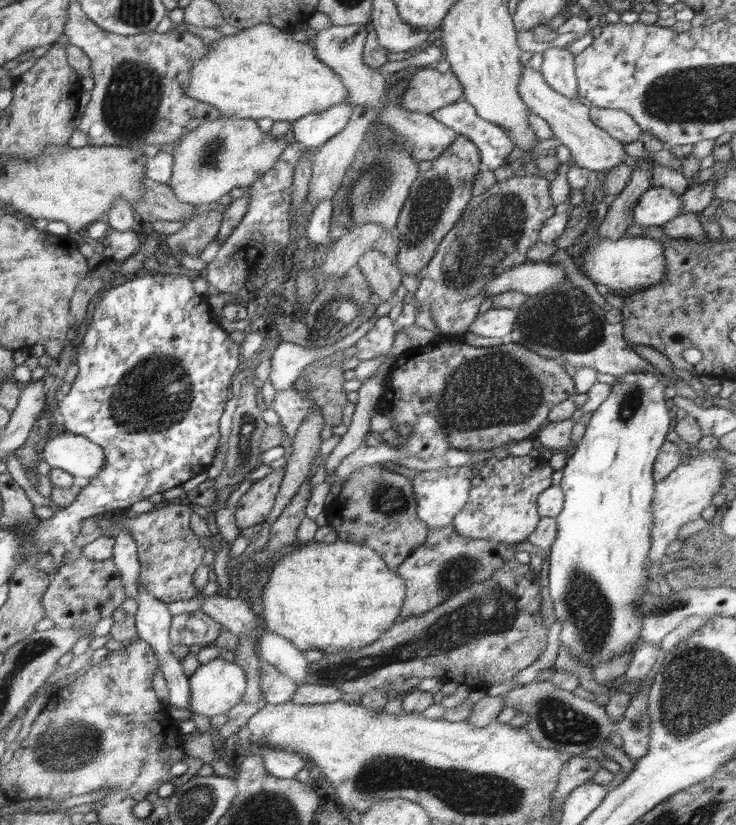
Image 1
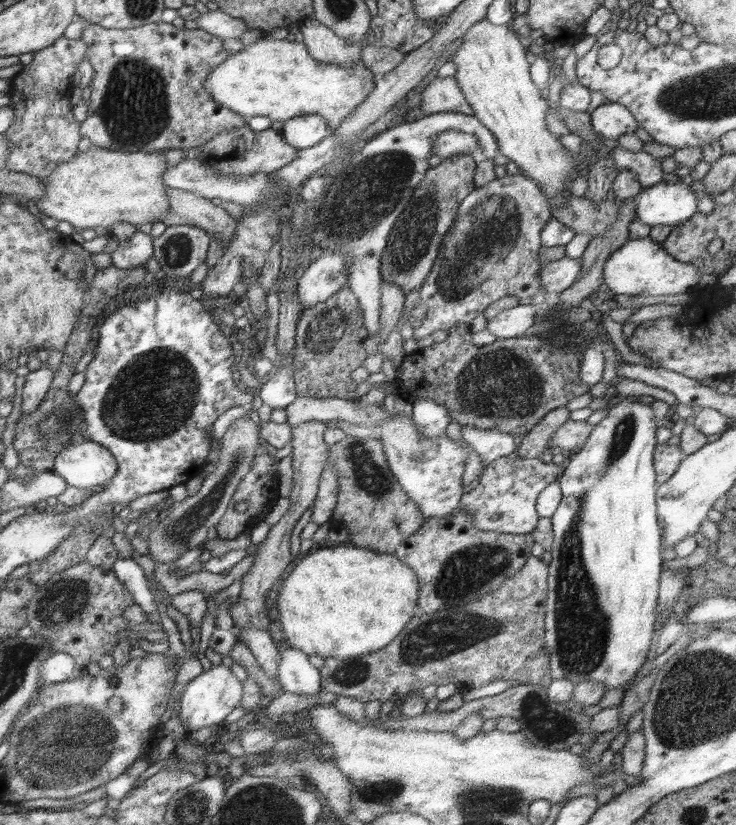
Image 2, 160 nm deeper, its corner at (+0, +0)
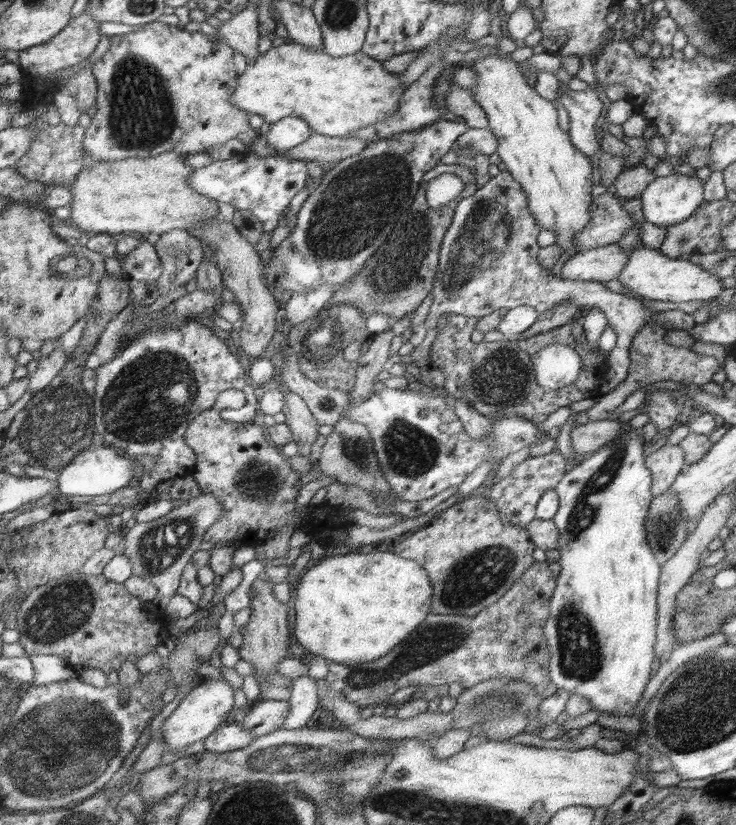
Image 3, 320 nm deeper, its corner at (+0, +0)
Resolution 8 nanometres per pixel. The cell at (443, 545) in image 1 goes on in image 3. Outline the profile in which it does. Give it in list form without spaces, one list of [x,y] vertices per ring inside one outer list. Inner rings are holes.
[[[473,495],[462,503],[436,514],[424,527],[412,531],[411,536],[396,544],[393,554],[418,562],[427,571],[431,580],[433,614],[474,617],[480,610],[502,598],[502,595],[510,590],[526,569],[530,569],[535,562],[533,552],[536,549],[525,528],[502,522],[492,502]]]

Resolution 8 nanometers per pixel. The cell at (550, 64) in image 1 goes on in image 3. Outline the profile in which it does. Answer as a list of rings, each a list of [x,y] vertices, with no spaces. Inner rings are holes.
[[[590,90],[590,94],[569,92],[559,97],[570,116],[570,141],[588,158],[603,152],[596,140],[595,124],[598,118],[604,116],[605,111],[604,103],[596,91]]]

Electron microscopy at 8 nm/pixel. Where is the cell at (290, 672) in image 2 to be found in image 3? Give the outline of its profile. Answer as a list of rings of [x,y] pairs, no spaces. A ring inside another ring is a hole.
[[[297,676],[291,680],[291,697],[289,698],[290,712],[283,722],[285,729],[306,727],[316,709],[320,707],[316,680],[309,677]]]

